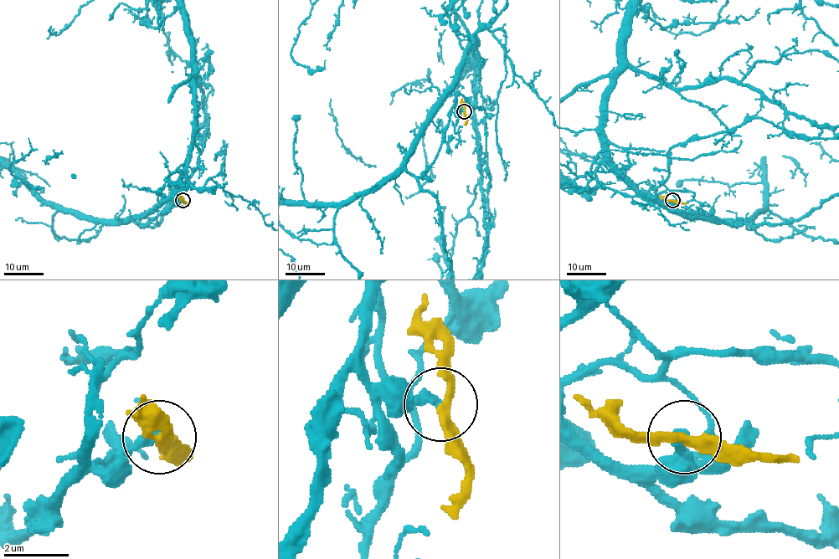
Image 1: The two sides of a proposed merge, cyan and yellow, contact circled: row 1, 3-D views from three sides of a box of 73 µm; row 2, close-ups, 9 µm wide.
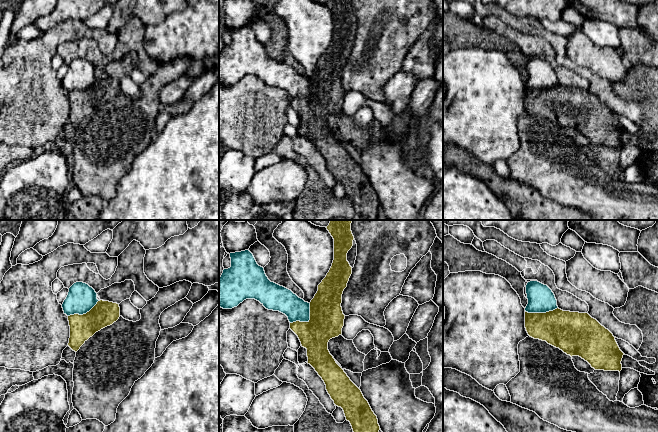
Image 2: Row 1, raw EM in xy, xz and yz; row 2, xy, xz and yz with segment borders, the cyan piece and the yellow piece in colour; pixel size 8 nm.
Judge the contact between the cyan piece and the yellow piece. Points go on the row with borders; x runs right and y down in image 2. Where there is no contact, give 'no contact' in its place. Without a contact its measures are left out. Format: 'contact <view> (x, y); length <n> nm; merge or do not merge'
contact xz (307, 321); length 240 nm; do not merge

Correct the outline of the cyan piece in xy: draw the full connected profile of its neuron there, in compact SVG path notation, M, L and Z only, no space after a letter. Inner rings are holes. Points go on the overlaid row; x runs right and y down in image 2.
M76 282L70 288L62 304L64 314L67 316L89 312L98 302L97 293L88 284Z

